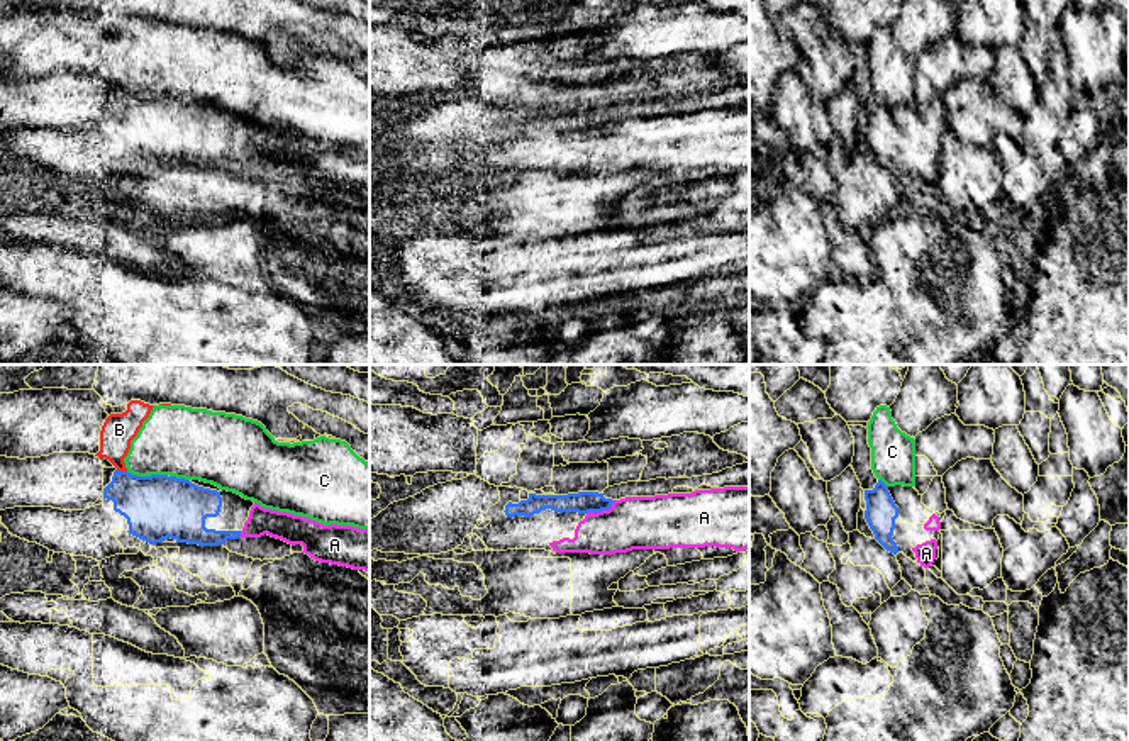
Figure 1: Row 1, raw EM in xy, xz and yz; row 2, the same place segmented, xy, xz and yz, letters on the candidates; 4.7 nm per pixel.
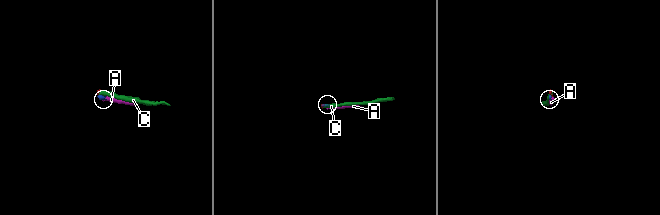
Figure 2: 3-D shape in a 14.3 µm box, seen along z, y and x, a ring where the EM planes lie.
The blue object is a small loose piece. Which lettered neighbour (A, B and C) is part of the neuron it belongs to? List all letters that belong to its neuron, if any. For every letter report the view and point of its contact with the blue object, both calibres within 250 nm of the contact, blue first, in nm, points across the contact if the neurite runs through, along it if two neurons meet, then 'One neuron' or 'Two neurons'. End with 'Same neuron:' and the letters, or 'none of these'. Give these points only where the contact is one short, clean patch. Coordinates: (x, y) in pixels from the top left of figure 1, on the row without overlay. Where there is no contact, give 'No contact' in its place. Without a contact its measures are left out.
A: Touches blue at xz (600, 131). Thickness 110 nm (blue) against 260 nm. Path across: xz (582, 122), (590, 122), (600, 131), (612, 143), (634, 143). One neuron
B: Touches blue at xy (122, 92). Thickness 300 nm (blue) against 160 nm. Two neurons
C: Touches blue at xy (148, 97). Thickness 300 nm (blue) against 340 nm. Boundary: xy (127, 90), (138, 95), (166, 95). Two neurons
Same neuron: A

